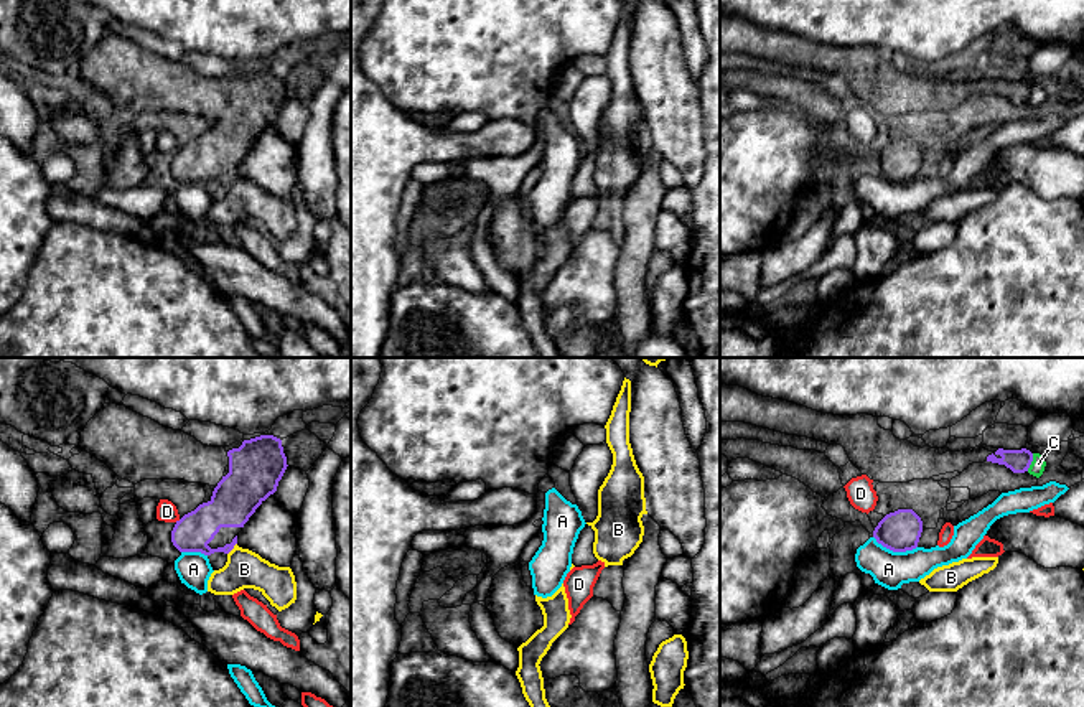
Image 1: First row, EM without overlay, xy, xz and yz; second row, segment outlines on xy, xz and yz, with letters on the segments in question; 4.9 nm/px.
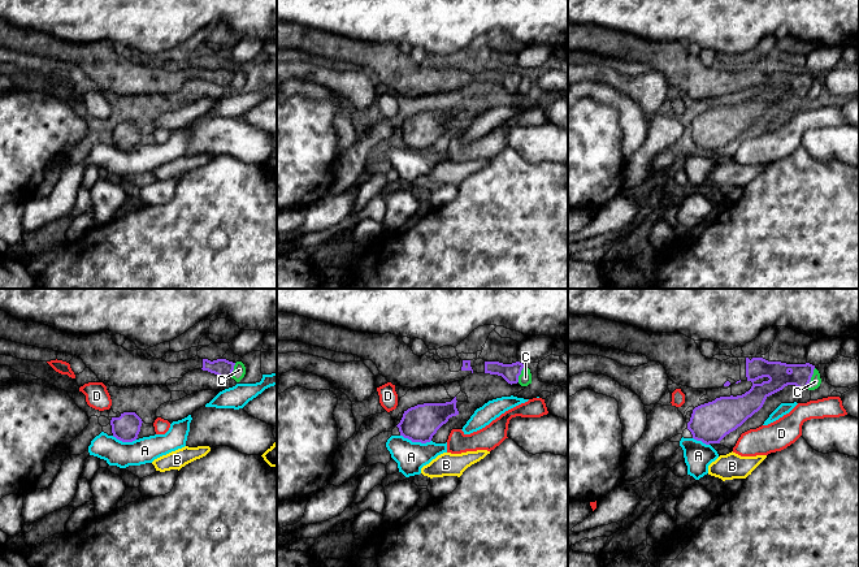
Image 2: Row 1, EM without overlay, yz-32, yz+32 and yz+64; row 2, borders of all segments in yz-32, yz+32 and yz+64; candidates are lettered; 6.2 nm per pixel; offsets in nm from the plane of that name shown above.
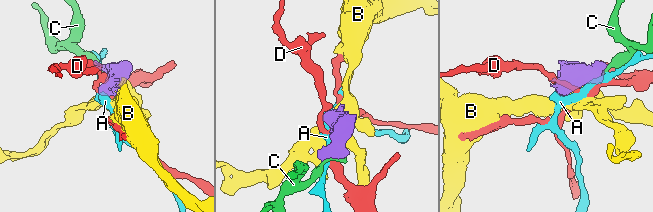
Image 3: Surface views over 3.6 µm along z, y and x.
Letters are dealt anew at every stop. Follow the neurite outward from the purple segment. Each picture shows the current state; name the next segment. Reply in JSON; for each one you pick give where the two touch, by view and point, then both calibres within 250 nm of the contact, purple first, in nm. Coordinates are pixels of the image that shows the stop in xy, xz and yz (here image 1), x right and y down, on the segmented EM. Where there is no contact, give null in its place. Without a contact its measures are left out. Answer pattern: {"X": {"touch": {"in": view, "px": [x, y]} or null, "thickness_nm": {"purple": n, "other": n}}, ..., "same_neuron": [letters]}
{"same_neuron": []}

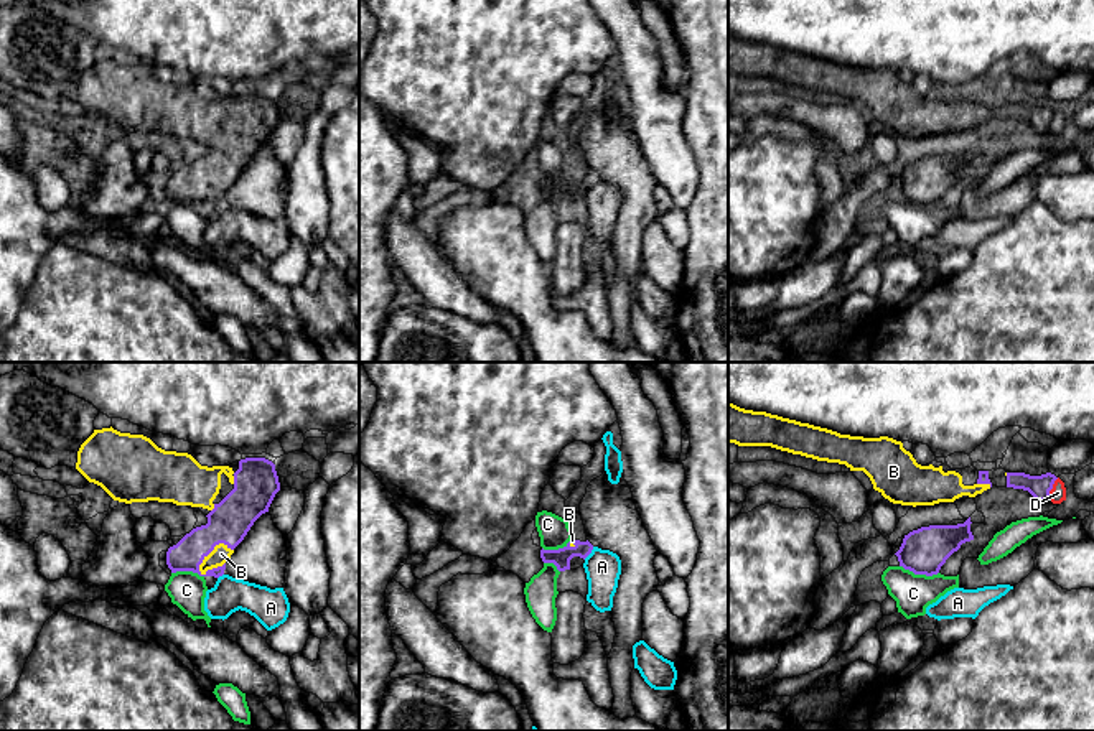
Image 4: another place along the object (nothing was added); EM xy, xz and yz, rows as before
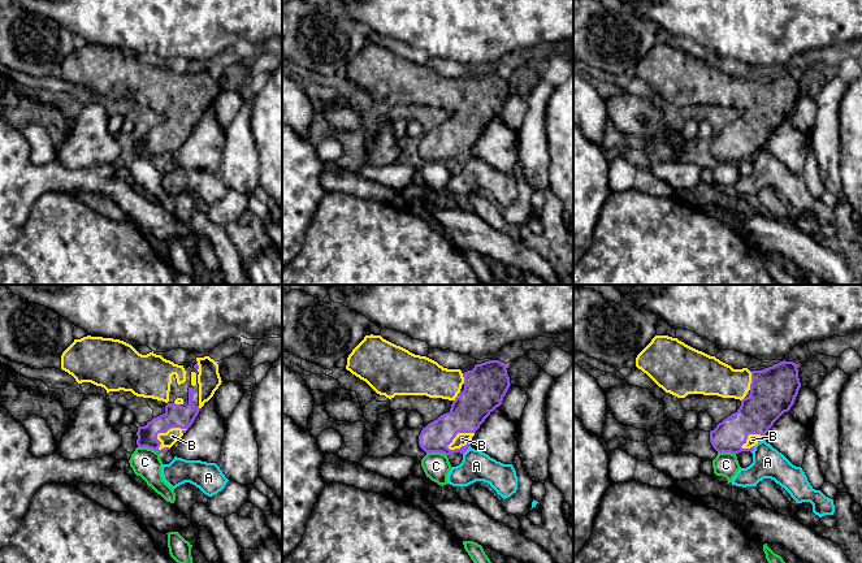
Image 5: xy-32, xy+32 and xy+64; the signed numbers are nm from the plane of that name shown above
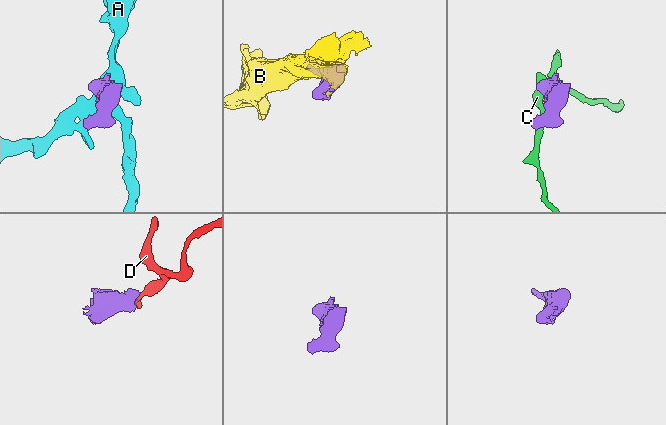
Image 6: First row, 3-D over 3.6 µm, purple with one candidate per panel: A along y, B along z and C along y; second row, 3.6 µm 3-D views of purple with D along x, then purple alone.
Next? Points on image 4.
{"B": {"touch": {"in": "xy", "px": [211, 550]}, "thickness_nm": {"purple": 200, "other": 90}}, "same_neuron": ["B"]}

